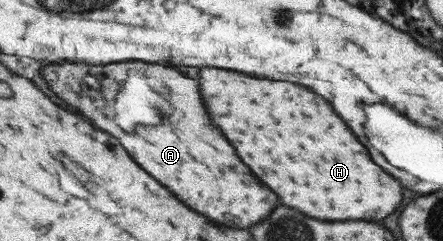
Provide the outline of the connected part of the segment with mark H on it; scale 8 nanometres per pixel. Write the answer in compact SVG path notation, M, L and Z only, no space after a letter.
M208 67L200 71L200 89L212 123L226 135L236 151L240 151L244 163L248 163L248 167L252 167L252 171L280 195L284 205L328 221L364 219L364 215L366 221L378 221L400 207L402 185L372 161L368 149L358 141L334 107L308 87L286 81L252 79L244 73Z

